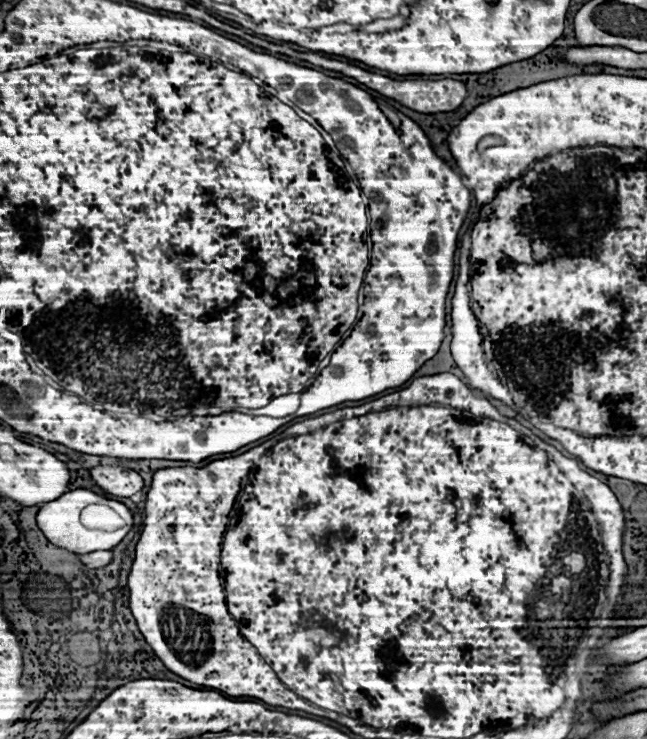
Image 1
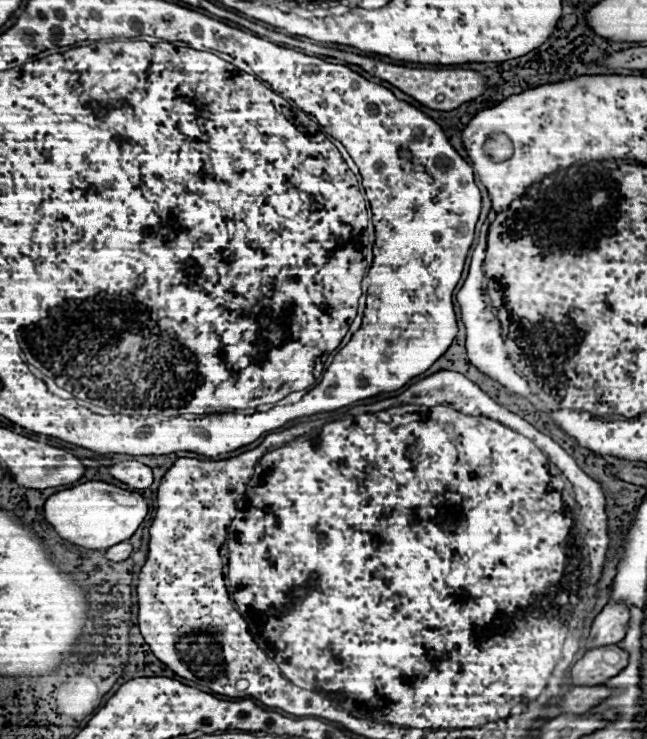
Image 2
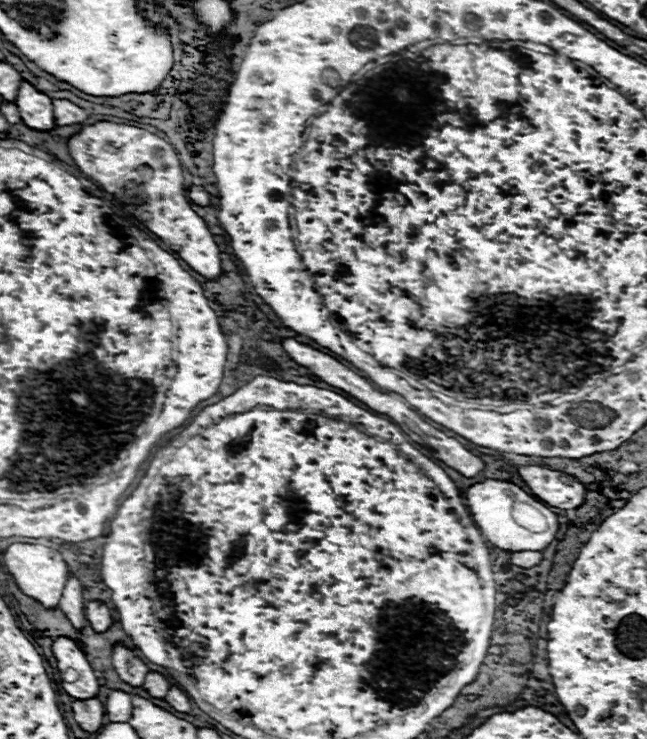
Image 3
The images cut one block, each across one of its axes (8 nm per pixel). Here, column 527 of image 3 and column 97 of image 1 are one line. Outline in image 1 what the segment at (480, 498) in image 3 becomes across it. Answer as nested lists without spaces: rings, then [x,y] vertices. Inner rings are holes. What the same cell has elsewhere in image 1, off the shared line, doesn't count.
[[[76,488],[76,490],[70,490],[66,494],[62,494],[60,498],[52,500],[52,502],[46,502],[40,512],[38,512],[38,526],[40,530],[44,532],[44,536],[60,546],[60,548],[66,548],[74,554],[86,554],[90,550],[112,550],[114,546],[118,546],[122,542],[122,538],[130,532],[132,528],[132,512],[126,504],[118,502],[118,500],[112,500],[112,498],[106,498],[98,492],[92,492],[92,490],[86,490],[86,488]],[[88,504],[106,504],[106,506],[112,506],[114,510],[118,510],[118,514],[124,518],[124,526],[118,528],[118,530],[112,530],[112,532],[104,532],[104,530],[88,530],[82,522],[80,522],[80,510],[86,508]]]

